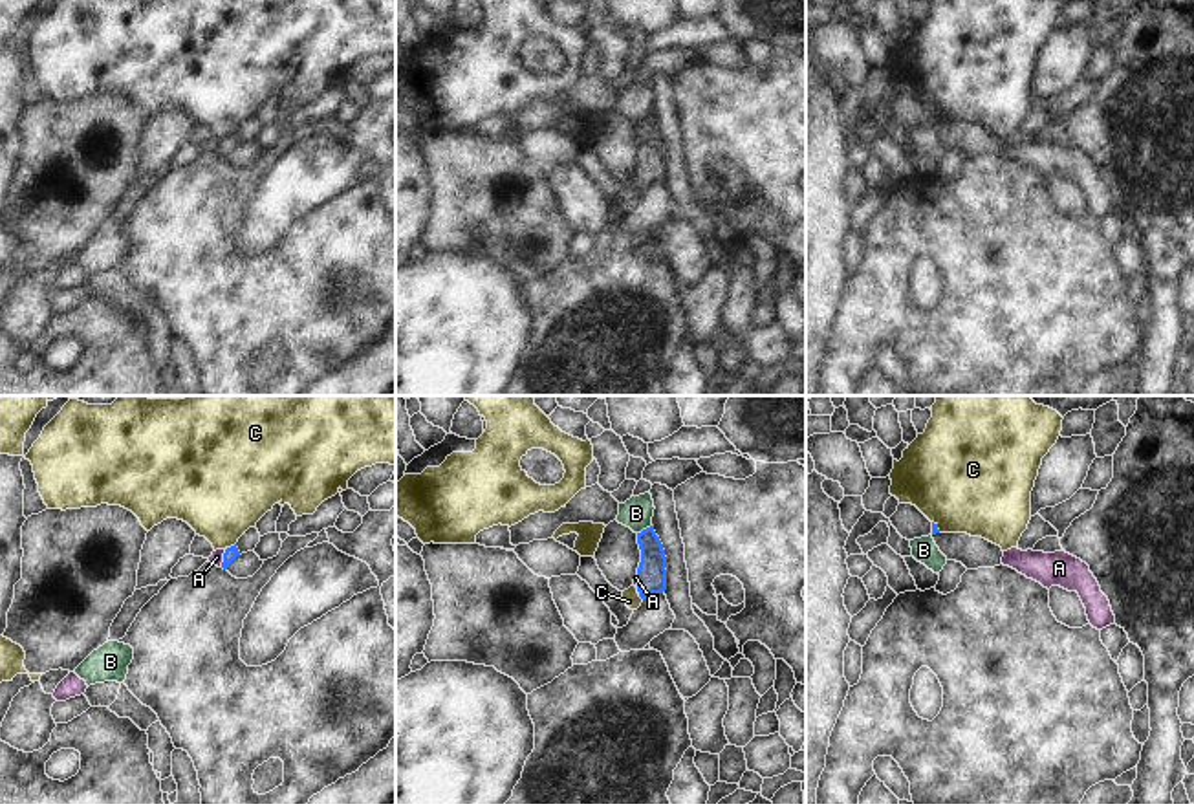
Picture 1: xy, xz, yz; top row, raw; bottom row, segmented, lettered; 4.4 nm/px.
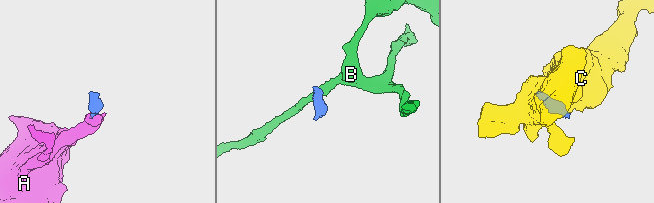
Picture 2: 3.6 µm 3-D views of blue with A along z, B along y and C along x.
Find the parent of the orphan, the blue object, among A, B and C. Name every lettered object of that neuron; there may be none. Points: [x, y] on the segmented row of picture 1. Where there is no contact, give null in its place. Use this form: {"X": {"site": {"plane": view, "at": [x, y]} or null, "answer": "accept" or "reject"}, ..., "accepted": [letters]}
{"A": {"site": {"plane": "xy", "at": [224, 557]}, "answer": "accept"}, "B": {"site": {"plane": "xz", "at": [643, 530]}, "answer": "reject"}, "C": {"site": {"plane": "xy", "at": [231, 546]}, "answer": "reject"}, "accepted": ["A"]}

